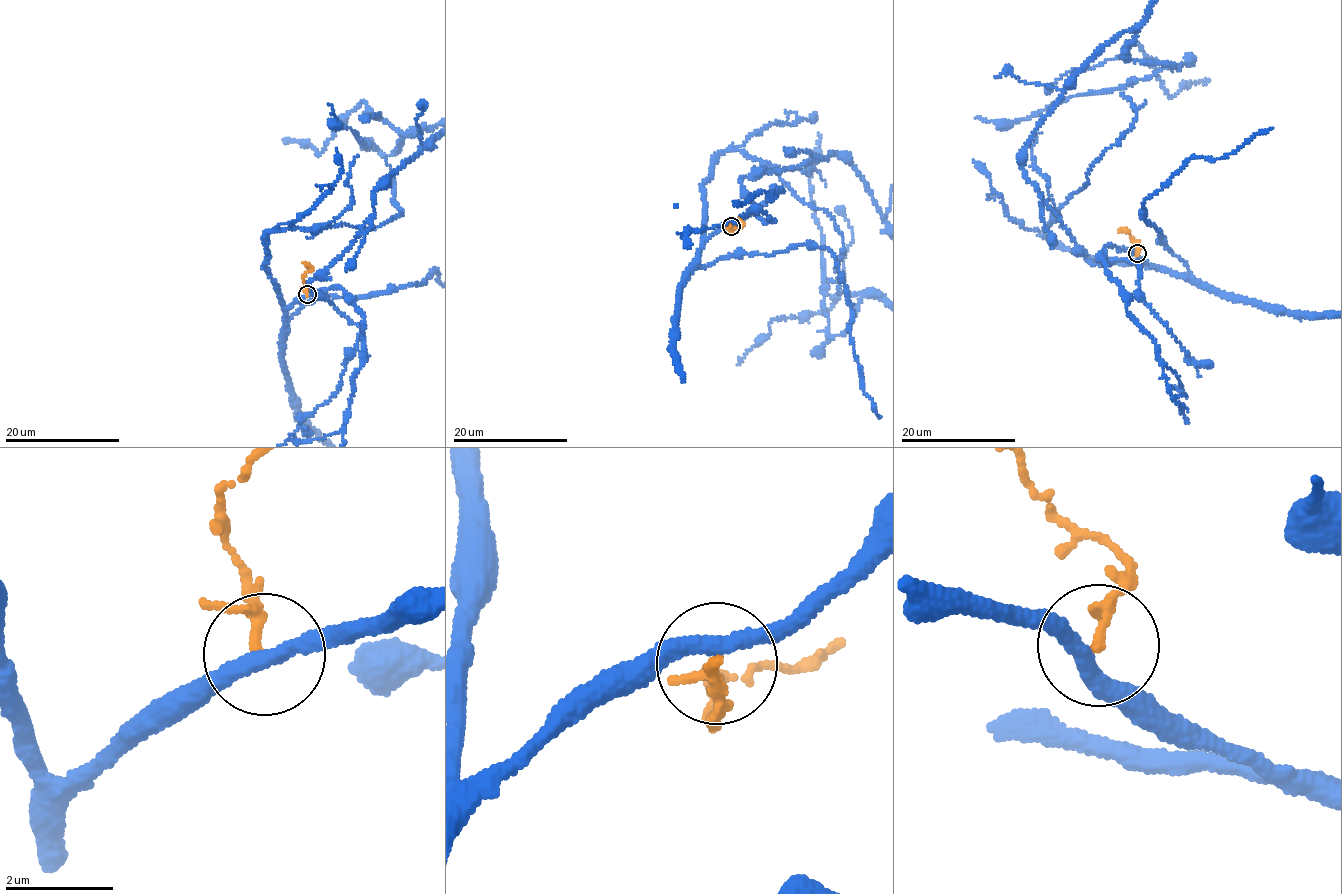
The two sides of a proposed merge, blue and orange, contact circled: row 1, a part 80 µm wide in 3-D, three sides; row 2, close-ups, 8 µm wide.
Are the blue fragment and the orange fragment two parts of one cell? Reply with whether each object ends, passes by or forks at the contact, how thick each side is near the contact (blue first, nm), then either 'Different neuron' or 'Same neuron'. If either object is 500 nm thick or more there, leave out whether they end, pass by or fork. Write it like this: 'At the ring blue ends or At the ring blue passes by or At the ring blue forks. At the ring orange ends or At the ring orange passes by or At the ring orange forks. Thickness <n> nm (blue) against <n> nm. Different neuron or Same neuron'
At the ring blue passes by. At the ring orange passes by. Thickness 300 nm (blue) against 120 nm. Different neuron

